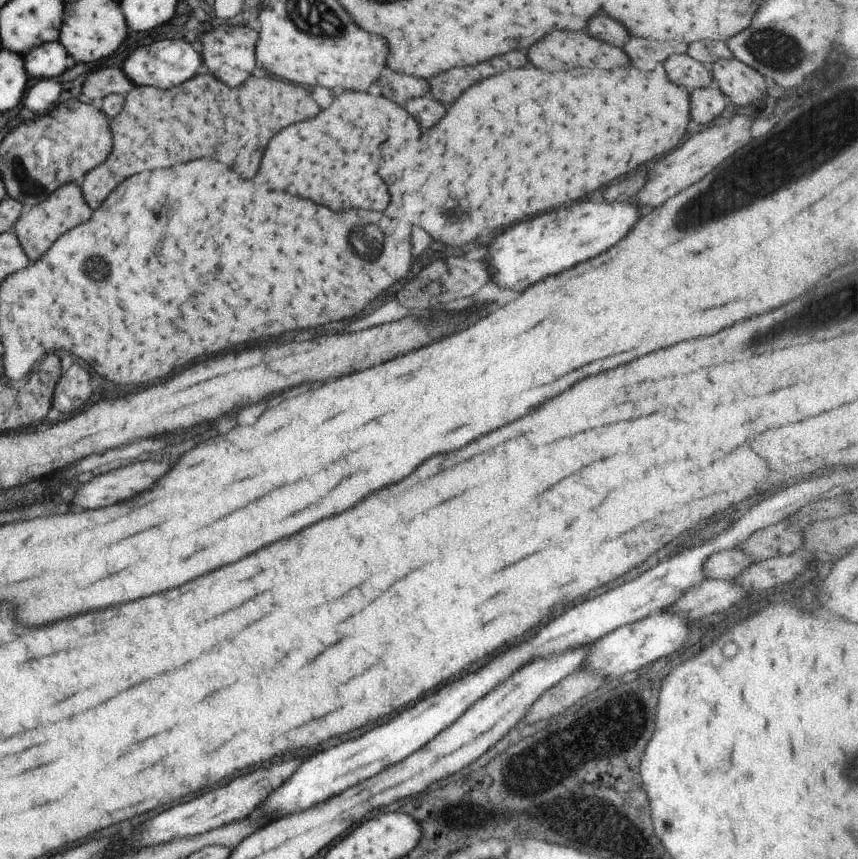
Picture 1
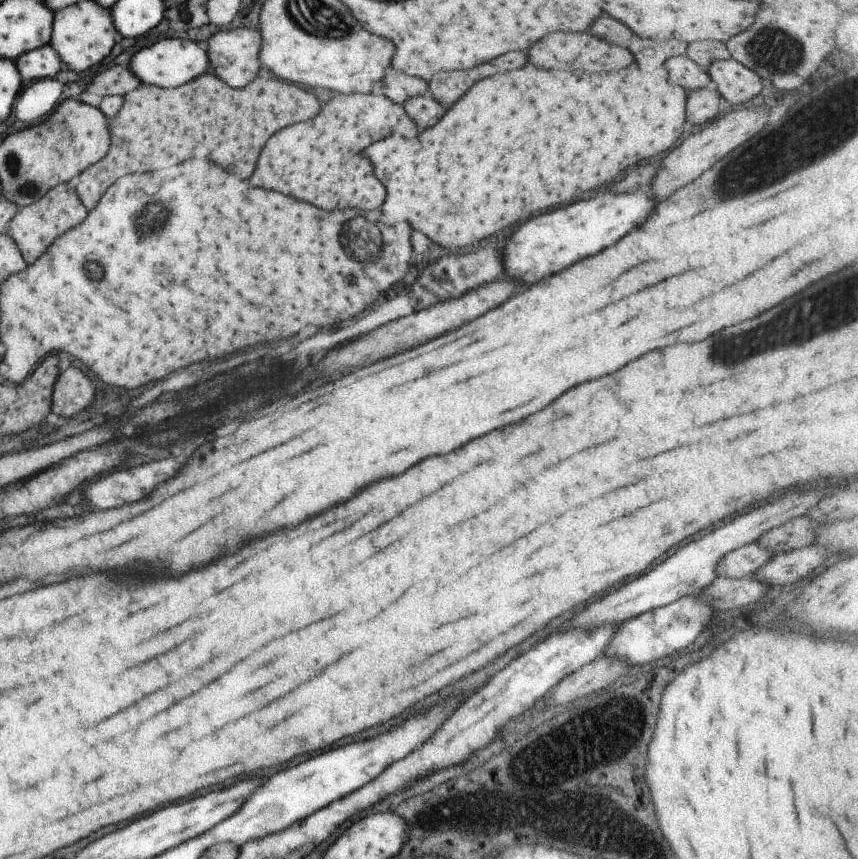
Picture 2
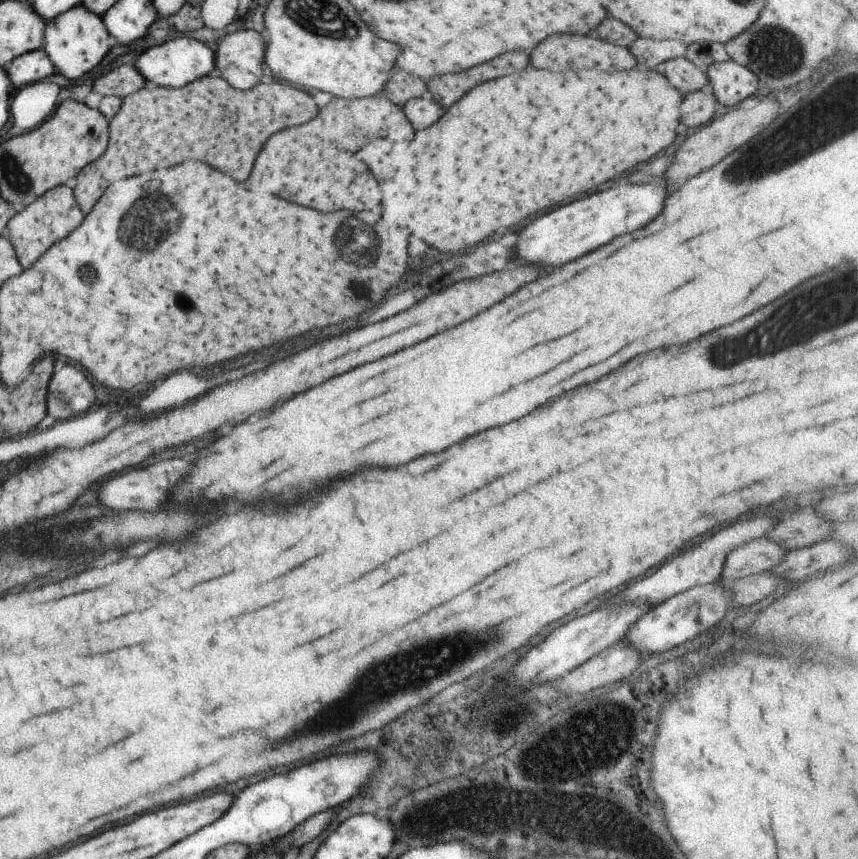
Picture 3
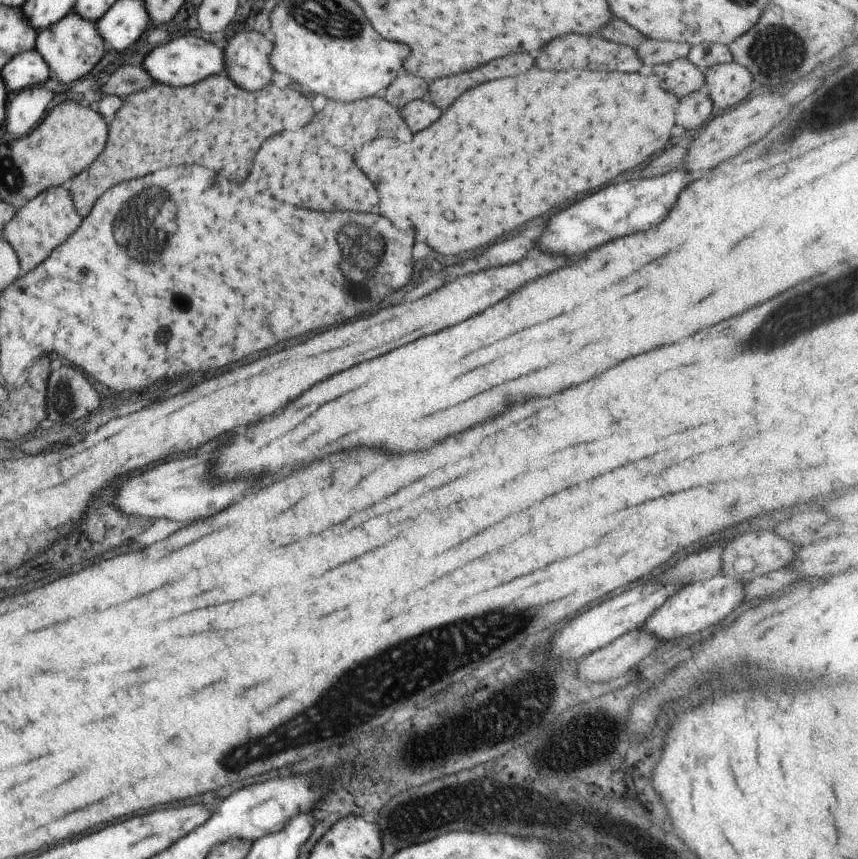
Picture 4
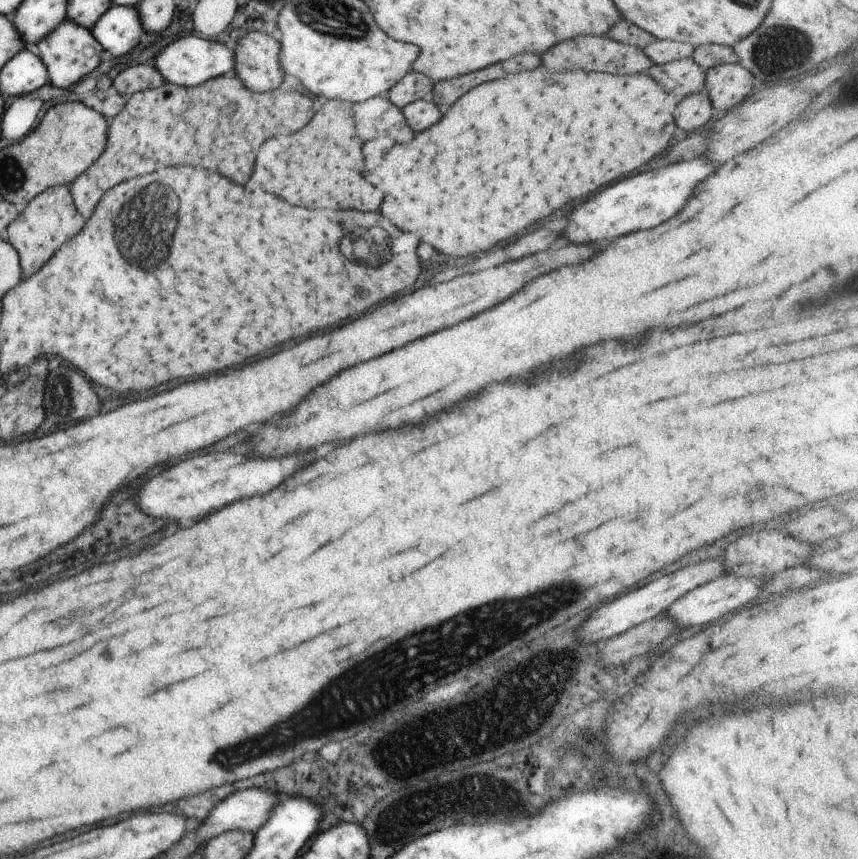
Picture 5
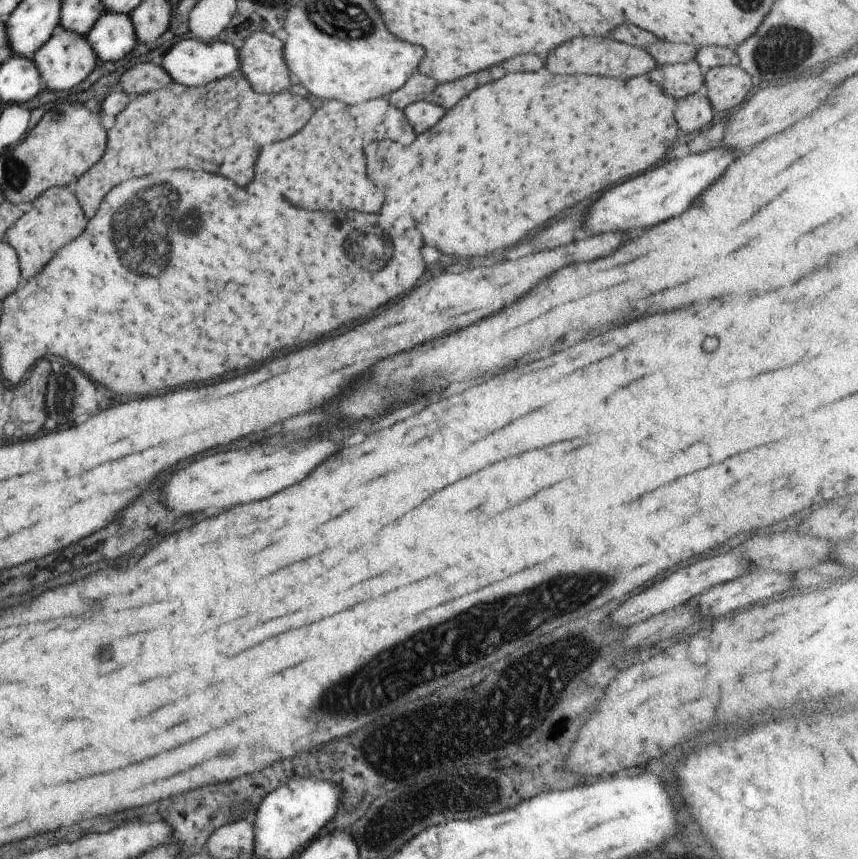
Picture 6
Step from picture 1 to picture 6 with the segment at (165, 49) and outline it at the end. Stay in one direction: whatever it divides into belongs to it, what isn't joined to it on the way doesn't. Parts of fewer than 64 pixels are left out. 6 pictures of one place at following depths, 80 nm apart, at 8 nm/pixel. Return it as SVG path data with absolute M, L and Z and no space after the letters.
M184 38L164 54L161 67L172 76L174 82L184 86L200 86L230 76L239 70L239 66L239 50L232 43L220 42L219 39L204 42L196 38Z

